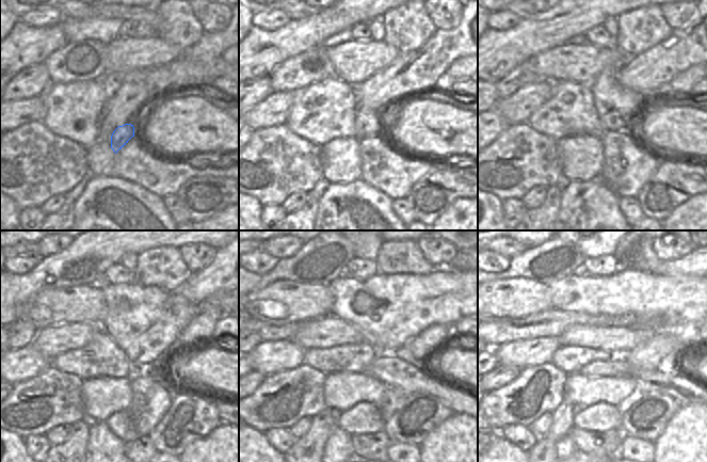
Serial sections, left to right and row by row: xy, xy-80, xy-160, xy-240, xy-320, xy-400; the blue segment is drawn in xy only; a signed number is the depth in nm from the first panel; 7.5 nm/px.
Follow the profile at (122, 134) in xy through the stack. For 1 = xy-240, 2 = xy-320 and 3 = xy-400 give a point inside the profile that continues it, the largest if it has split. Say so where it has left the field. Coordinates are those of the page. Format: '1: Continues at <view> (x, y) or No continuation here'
1: Continues at xy-240 (146, 321)
2: Continues at xy-320 (388, 311)
3: Continues at xy-400 (654, 299)

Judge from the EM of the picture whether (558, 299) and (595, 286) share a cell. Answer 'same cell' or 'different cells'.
same cell

